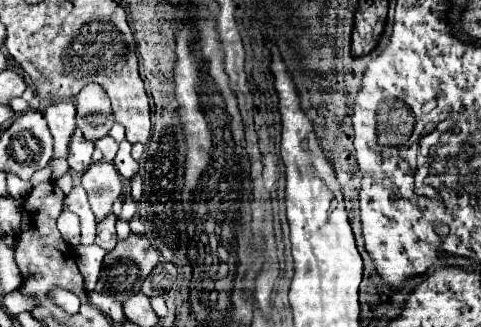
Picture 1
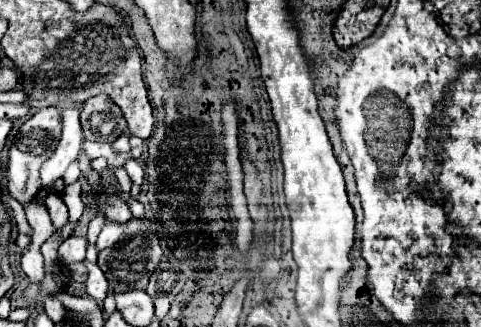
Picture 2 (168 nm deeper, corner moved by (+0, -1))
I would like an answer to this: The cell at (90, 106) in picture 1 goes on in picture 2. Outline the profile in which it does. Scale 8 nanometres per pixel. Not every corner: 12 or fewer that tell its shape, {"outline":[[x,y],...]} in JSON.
{"outline":[[103,93],[83,103],[87,141],[127,131],[121,109]]}

